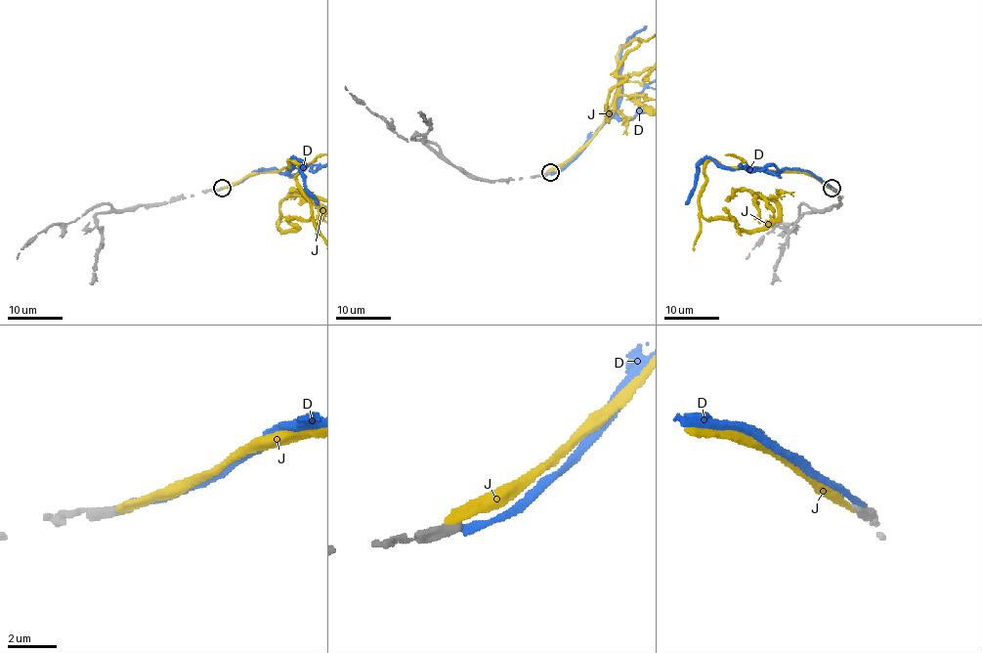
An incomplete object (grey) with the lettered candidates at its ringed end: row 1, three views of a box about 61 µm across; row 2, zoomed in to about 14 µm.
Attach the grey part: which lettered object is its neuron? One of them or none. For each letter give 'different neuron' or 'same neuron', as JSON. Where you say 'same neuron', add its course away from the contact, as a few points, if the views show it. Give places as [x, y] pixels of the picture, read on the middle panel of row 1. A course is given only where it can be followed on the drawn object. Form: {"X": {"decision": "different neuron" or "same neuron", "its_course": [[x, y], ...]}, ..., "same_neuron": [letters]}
{"D": {"decision": "different neuron"}, "J": {"decision": "different neuron"}, "same_neuron": []}

